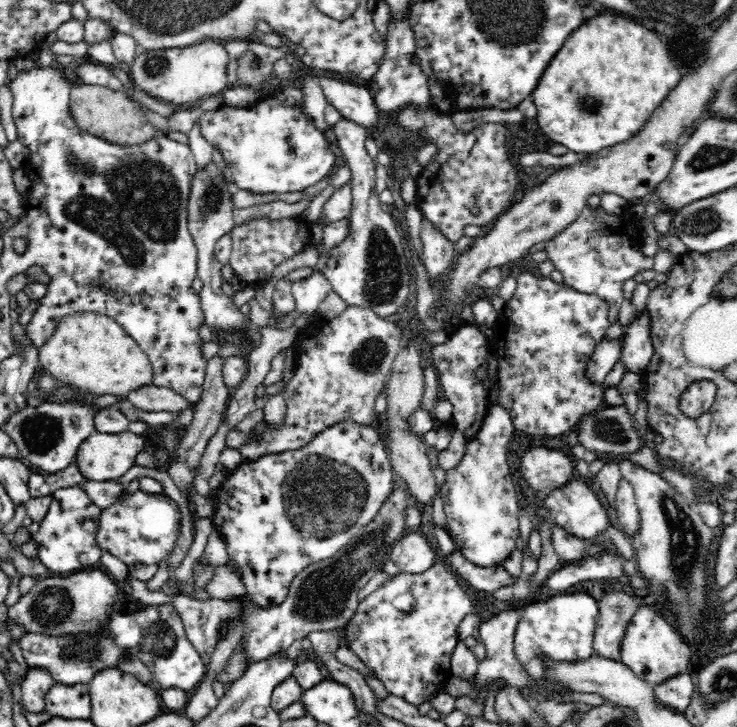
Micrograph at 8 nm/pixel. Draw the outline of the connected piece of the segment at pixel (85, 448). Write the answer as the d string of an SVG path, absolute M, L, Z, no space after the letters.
M95 431L78 446L76 462L85 480L112 481L126 474L135 465L136 457L144 450L144 437L131 431L106 434Z

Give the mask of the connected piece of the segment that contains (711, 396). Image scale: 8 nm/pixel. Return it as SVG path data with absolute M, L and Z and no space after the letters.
M711 380L692 382L680 398L680 411L692 418L708 414L716 400L716 393L716 385Z

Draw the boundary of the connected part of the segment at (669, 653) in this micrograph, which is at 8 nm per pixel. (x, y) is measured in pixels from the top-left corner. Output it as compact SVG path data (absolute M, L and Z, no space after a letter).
M641 605L632 618L620 646L620 661L634 671L642 680L652 684L662 684L682 672L693 670L690 644L684 642L682 634L670 624L652 606Z

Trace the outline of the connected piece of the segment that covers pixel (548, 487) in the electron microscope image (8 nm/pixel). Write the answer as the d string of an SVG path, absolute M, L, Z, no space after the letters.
M532 447L520 459L520 474L524 482L541 496L570 482L573 471L574 464L563 450Z

